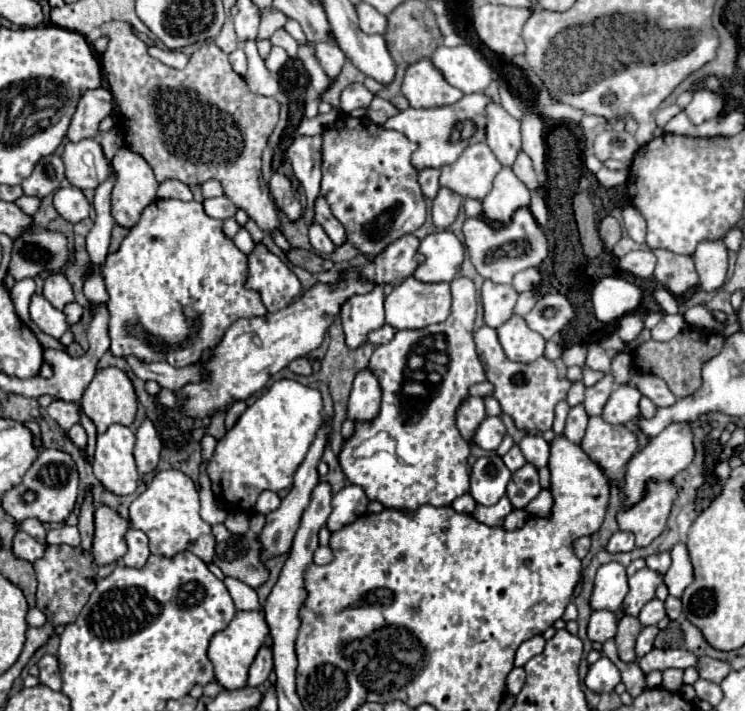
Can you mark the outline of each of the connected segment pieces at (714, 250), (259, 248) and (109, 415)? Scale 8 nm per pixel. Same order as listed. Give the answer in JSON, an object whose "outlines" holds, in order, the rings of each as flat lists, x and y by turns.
{"outlines":[[[723,240,701,242,693,252,693,262,699,272,701,290,717,290,725,284,727,276,727,248]],[[257,242,247,258,245,286,261,294,261,300,269,312,285,308,295,296,299,296,301,284,297,276,263,242]],[[103,368,99,370,91,384,85,388,83,398,81,398,81,408,85,412,87,418,91,418,91,422,95,424,97,432,105,432,111,424,123,424,123,426,131,426,137,414,137,396,135,396,135,388,131,384,131,380,127,378,127,374,119,368]]]}

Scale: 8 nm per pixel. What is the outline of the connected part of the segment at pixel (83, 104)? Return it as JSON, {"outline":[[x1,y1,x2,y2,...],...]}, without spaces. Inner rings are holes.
{"outline":[[87,90,73,114,67,138,71,142,81,142,85,138,95,138,99,132,99,122,113,114,113,96,109,90]]}

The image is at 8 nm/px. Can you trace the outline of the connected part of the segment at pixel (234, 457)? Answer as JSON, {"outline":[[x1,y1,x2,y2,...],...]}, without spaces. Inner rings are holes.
{"outline":[[277,380,271,384,267,392,263,392,255,404,251,404,237,420,237,424,225,432,221,440,217,440,217,446,209,458,207,464,207,476,211,480,211,490,217,496,215,500,227,510,227,512,243,512,247,516,255,514,255,502,261,492,265,490,285,490,293,484,293,474,303,462,309,446,313,444,313,438,317,430,323,424,323,402,321,394,315,388,307,388,295,380]]}

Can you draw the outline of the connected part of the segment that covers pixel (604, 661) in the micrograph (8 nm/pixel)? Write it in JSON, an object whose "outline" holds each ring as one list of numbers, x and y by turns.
{"outline":[[601,656,593,666,589,666,589,672,585,678,585,686,593,692,599,692,599,694,613,692,613,688,619,682,621,682,619,670,607,656]]}

